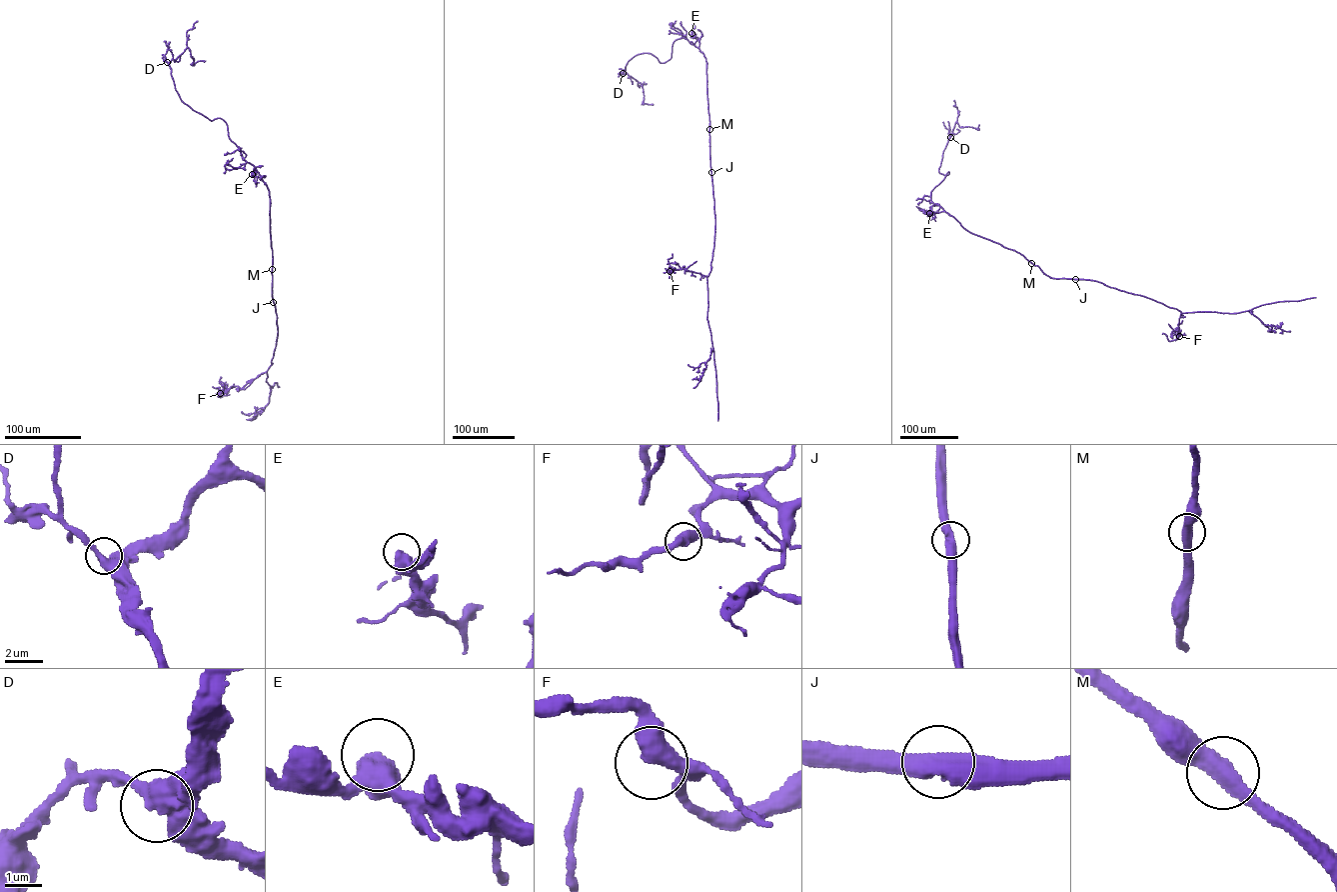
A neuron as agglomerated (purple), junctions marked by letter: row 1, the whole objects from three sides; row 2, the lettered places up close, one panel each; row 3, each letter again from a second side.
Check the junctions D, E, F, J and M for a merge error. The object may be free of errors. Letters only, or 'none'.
none

